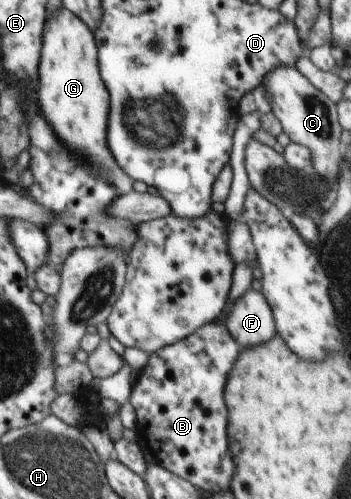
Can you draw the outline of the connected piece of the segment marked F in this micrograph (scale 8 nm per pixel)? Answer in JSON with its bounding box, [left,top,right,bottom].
[225,286,277,349]

